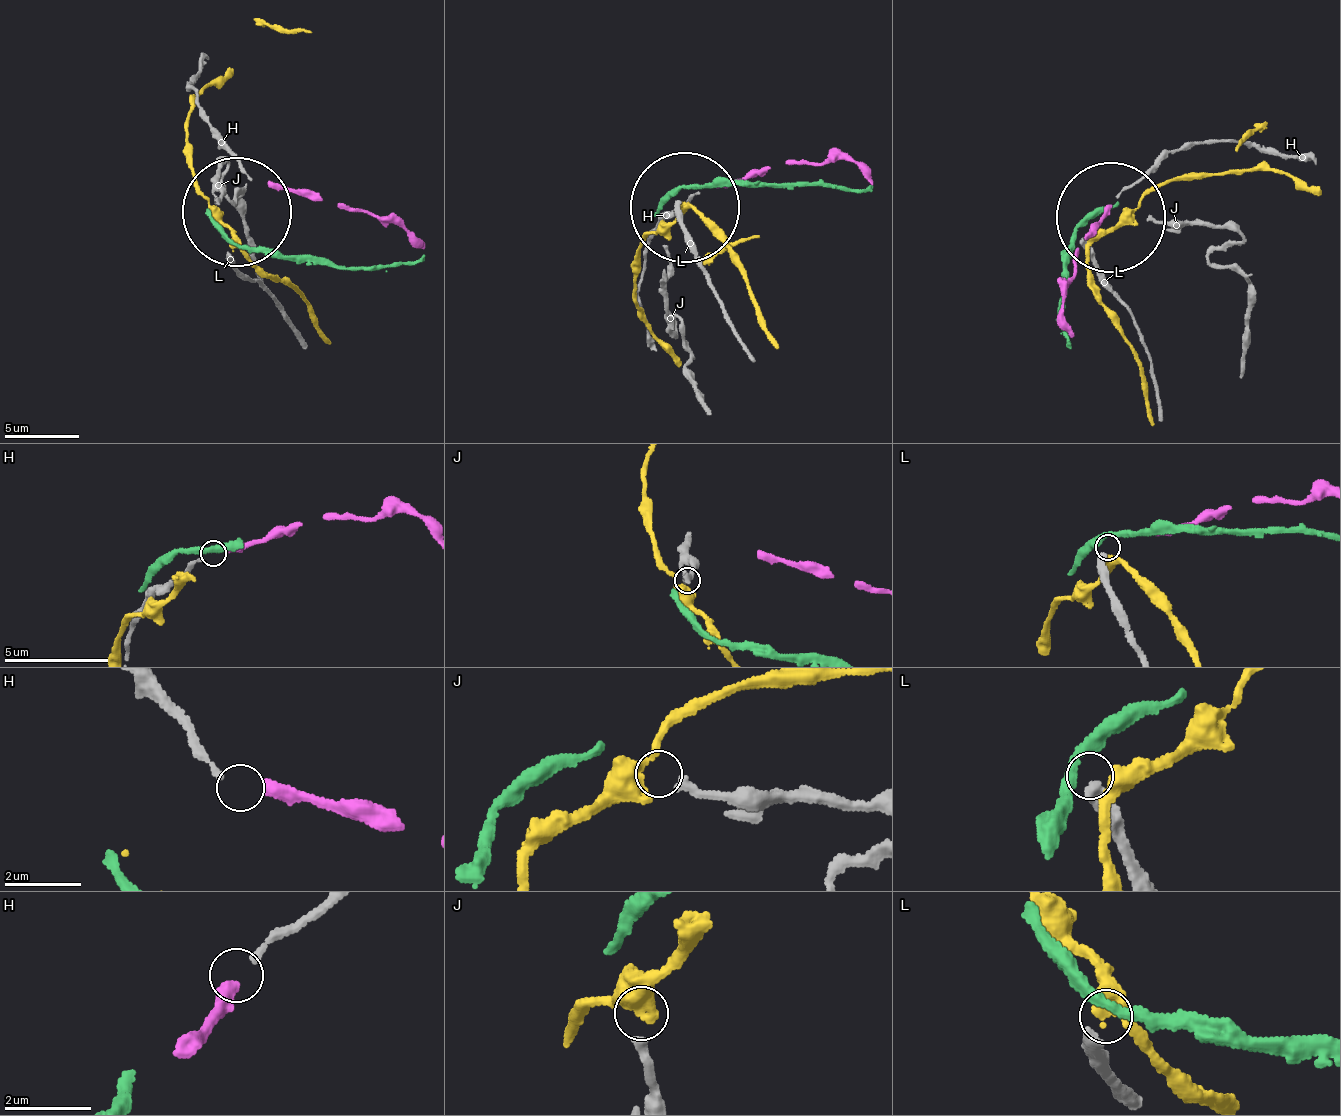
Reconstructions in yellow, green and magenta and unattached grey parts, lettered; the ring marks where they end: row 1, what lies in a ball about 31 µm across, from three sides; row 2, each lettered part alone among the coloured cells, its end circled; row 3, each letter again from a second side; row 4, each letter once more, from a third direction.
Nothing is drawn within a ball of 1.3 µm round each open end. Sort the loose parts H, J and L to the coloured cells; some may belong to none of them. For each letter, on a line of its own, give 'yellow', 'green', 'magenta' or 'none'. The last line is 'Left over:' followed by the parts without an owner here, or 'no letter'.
H: magenta
J: none
L: none
Left over: J, L

